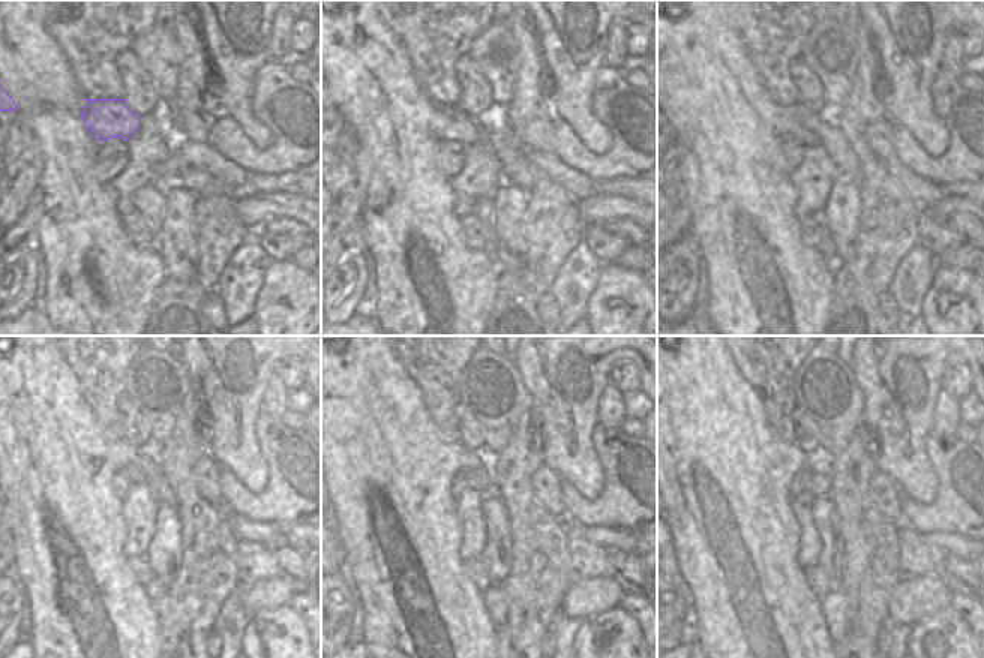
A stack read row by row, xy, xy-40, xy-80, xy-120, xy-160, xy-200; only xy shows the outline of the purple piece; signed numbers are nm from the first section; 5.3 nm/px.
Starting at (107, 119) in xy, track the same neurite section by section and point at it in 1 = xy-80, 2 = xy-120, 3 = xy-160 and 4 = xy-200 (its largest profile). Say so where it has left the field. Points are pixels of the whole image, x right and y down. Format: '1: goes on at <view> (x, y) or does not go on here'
1: goes on at xy-80 (789, 129)
2: goes on at xy-120 (132, 474)
3: goes on at xy-160 (479, 480)
4: goes on at xy-200 (819, 484)

